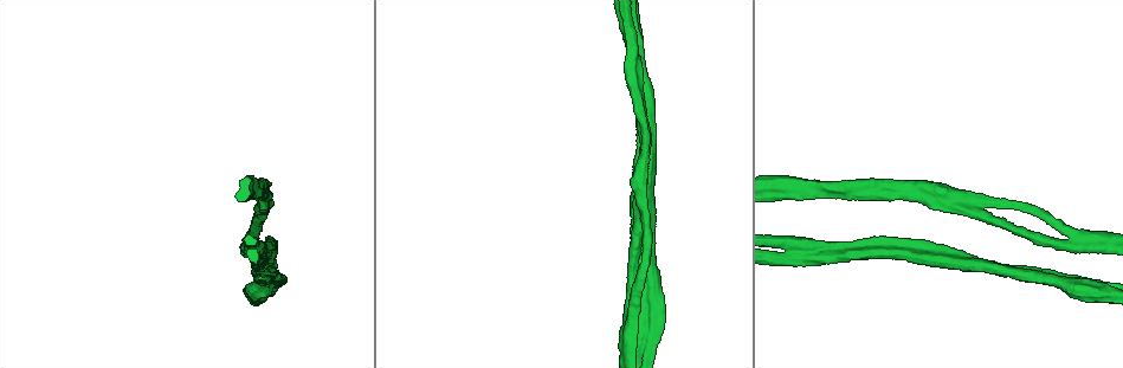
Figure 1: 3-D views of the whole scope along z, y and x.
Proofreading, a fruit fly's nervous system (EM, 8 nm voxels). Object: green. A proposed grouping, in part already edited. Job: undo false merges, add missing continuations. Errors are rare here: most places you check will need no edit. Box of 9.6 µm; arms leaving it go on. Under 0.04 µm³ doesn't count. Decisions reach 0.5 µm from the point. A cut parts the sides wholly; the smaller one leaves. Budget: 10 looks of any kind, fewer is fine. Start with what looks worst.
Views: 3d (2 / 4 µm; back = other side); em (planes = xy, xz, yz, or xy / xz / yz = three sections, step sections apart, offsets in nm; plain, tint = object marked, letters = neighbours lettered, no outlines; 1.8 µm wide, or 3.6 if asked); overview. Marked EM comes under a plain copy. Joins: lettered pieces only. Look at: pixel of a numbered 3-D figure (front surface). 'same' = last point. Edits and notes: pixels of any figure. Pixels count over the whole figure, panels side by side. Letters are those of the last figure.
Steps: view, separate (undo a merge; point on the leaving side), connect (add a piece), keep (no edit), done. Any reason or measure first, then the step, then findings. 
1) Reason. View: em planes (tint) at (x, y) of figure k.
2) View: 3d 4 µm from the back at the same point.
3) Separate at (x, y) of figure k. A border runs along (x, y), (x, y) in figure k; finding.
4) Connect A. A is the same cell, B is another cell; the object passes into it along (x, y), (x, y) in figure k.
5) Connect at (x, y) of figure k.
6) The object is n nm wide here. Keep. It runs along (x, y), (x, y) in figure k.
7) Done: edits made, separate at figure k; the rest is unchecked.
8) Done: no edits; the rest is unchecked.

Two arms at a narrow angle. View: 3d 4 µm at (816, 252) of figure 1.

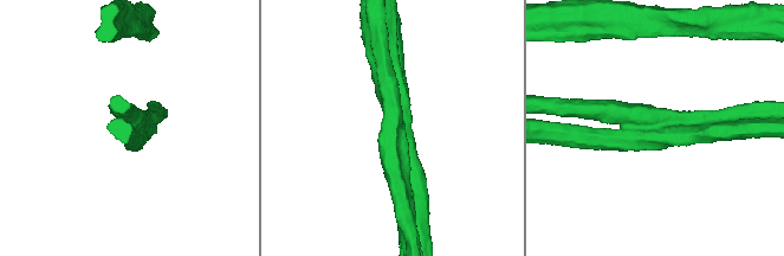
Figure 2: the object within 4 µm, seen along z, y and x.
Shape alone is not enough. View: em planes (letters) at (138, 128) of figure 2.

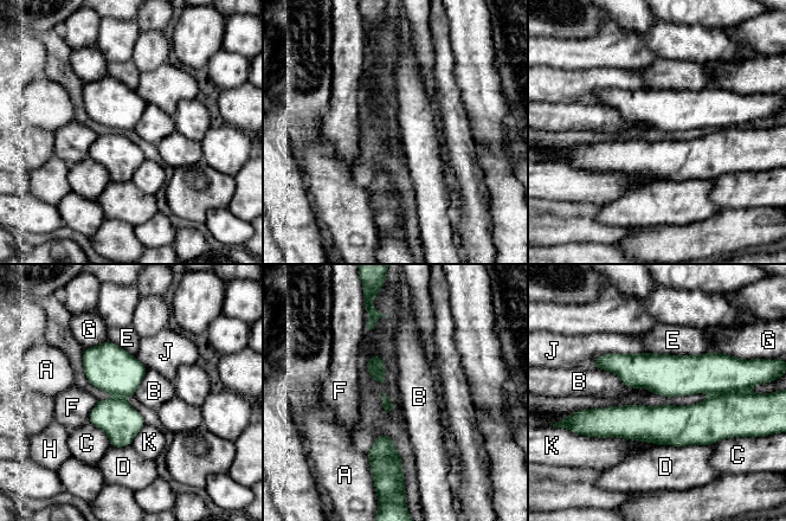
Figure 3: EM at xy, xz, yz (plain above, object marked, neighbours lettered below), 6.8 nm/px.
Separate at (714, 373) of figure 3. A, B, C, D, E, F, G, H, J and K are other cells; the part that leaves runs along (598, 365), (712, 374), (730, 384) in figure 3; a second neuron is stuck on.

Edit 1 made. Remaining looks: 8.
Redraw. View: overview.

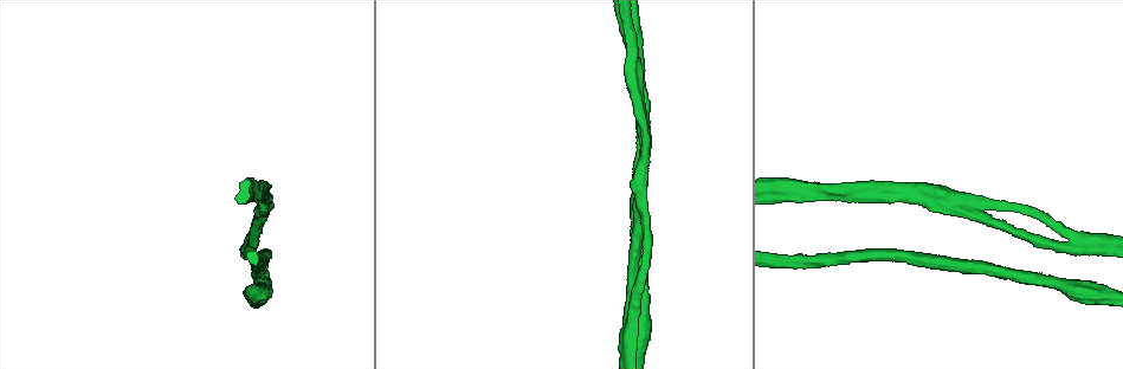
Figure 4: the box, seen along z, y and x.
View: 3d 2 µm at (799, 185) of figure 4.

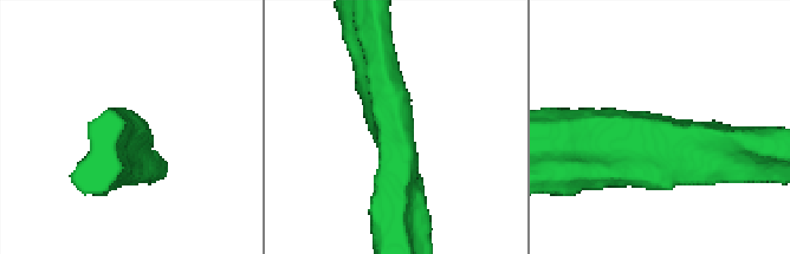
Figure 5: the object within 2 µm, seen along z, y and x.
3 arms meet here; the arms are 260, 280, 280 nm wide; shape alone is not enough. View: em yz step 16 (tint) at (393, 133) of figure 5.

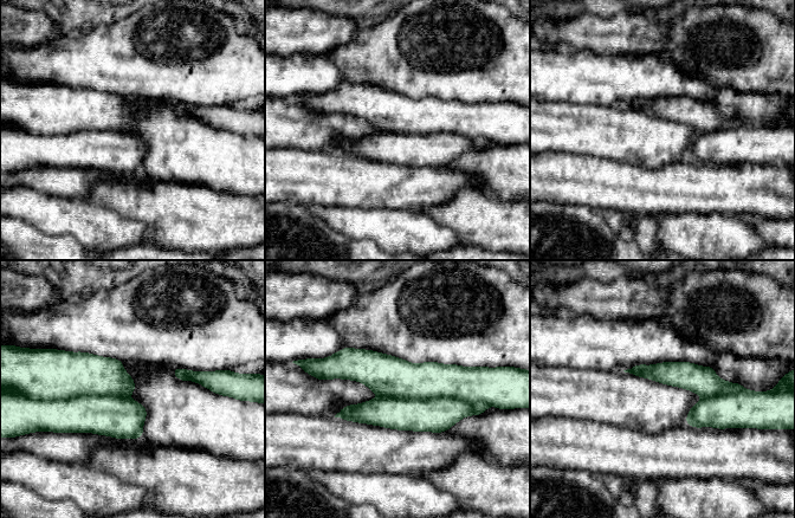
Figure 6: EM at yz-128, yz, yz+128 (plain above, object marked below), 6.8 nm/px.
Cut it another way. View: em planes (letters) at the same point.

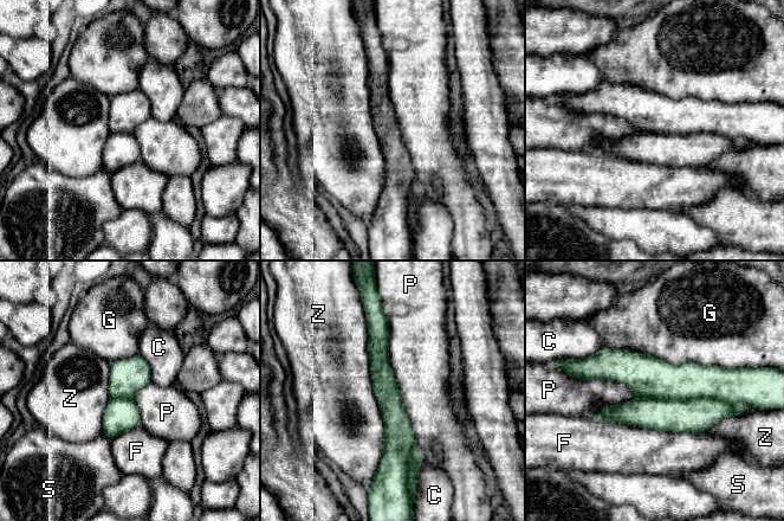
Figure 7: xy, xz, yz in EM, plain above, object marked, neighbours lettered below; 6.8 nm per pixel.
The longest contact is with Z, 1050 nm. Separate at (661, 379) of figure 7. C, F, G, P, S and Z are other cells; the part that leaves runs along (380, 323), (393, 410), (387, 464) in figure 7; two neurons meet here.

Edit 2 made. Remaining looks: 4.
Done: edits made, separate at figure 3, separate at figure 7; the rest is unchecked.

